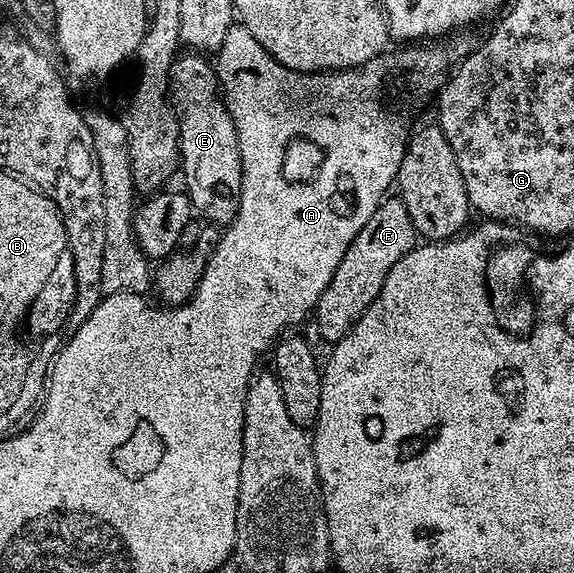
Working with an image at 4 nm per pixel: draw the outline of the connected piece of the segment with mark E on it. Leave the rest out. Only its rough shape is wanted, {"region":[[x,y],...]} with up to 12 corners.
{"region":[[184,53],[168,89],[188,200],[234,221],[238,133],[215,66]]}

